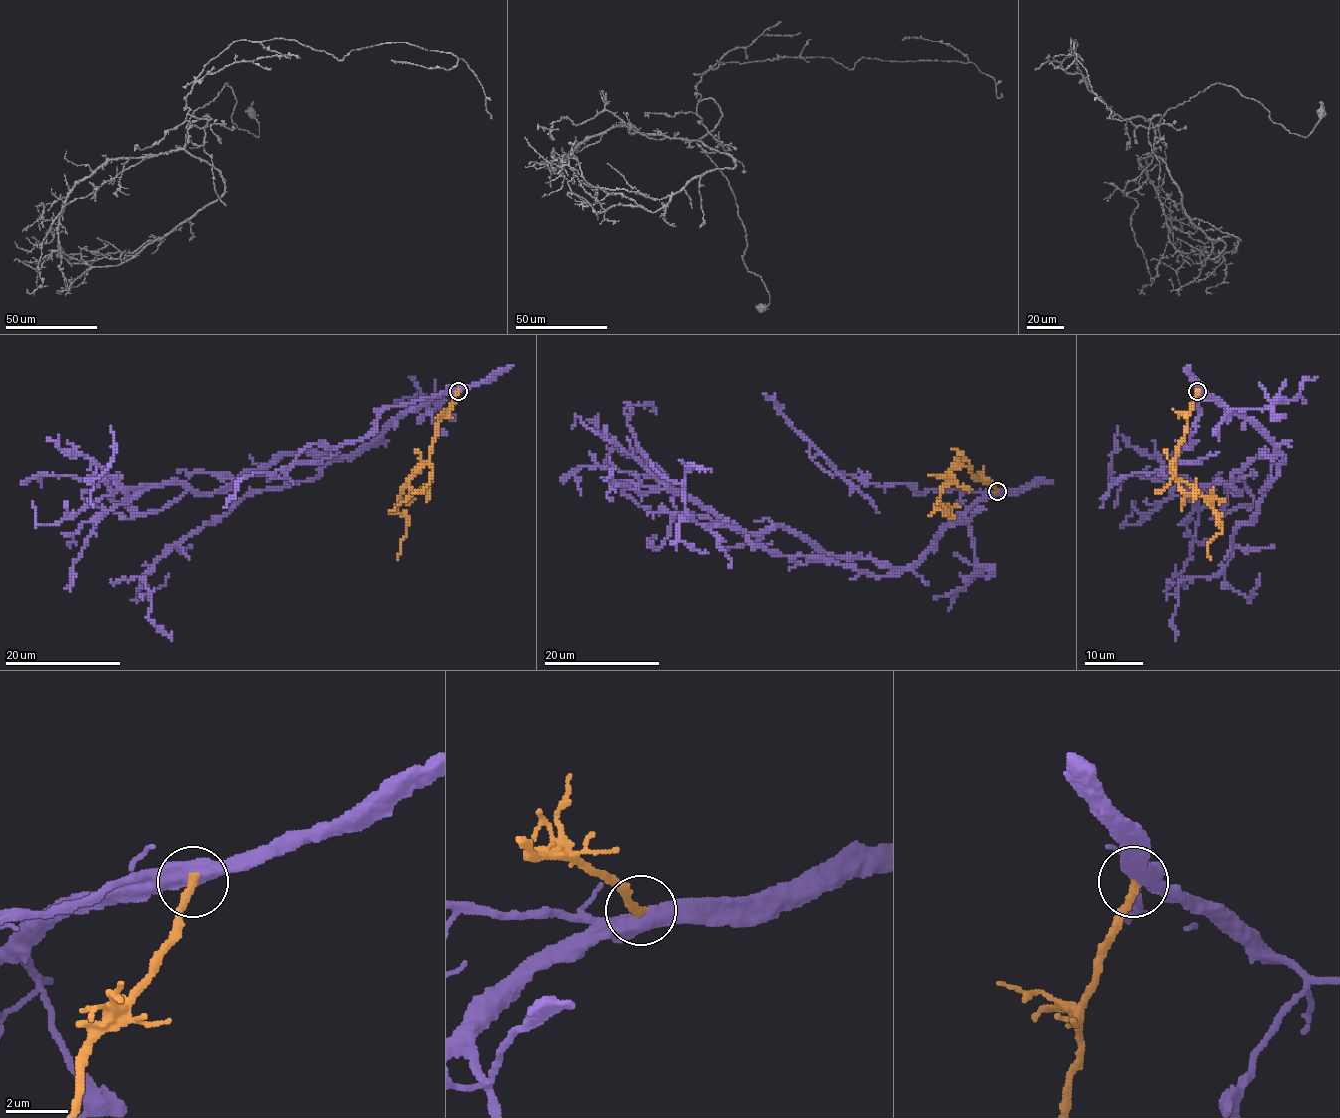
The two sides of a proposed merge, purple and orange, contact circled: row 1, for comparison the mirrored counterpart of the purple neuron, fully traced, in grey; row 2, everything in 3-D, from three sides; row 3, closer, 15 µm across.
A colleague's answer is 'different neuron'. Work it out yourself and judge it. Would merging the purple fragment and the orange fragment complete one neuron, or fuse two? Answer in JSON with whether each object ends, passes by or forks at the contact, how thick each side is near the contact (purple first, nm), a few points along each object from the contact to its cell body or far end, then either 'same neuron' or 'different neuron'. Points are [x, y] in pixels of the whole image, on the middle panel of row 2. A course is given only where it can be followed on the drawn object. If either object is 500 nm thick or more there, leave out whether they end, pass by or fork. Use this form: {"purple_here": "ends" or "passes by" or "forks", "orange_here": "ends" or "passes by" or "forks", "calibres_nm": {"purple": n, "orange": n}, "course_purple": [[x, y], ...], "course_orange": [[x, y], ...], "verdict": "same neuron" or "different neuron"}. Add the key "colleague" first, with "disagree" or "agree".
{"colleague": "disagree", "calibres_nm": {"purple": 550, "orange": 280}, "course_purple": [[997, 491], [903, 569], [830, 556], [778, 526], [738, 532], [670, 488], [628, 425], [626, 407], [651, 412]], "course_orange": [[997, 491], [966, 467], [955, 467], [946, 474], [936, 504], [946, 514], [938, 503]], "verdict": "same neuron"}

